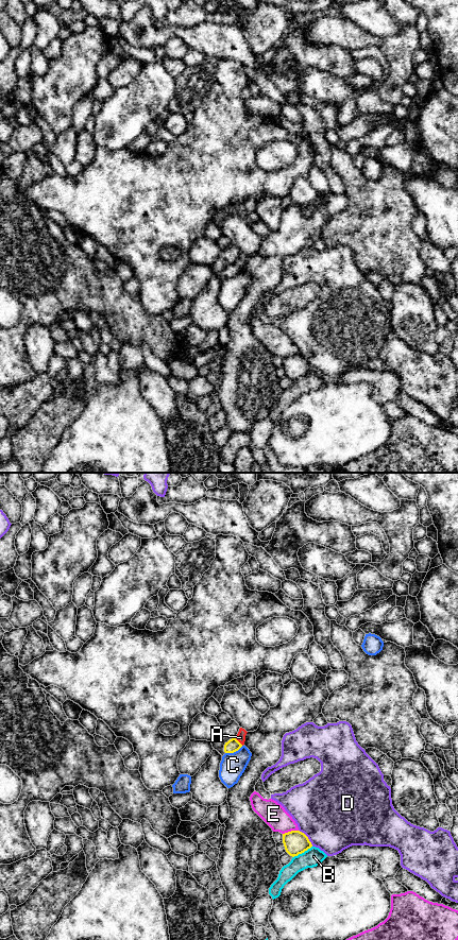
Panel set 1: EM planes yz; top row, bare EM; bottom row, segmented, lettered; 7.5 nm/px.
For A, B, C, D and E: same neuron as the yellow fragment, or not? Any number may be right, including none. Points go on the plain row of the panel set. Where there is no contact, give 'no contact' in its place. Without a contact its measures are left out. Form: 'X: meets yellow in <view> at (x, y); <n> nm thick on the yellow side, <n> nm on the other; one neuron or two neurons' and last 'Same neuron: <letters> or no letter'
A: meets yellow in yz at (238, 266); 100 nm thick on the yellow side, 70 nm on the other; two neurons
B: meets yellow in yz at (302, 376); 180 nm thick on the yellow side, 140 nm on the other; two neurons
C: meets yellow in yz at (234, 275); 100 nm thick on the yellow side, 190 nm on the other; two neurons
D: meets yellow in yz at (307, 361); 180 nm thick on the yellow side, 500 nm on the other; two neurons
E: meets yellow in yz at (291, 355); 180 nm thick on the yellow side, 180 nm on the other; two neurons
Same neuron: no letter

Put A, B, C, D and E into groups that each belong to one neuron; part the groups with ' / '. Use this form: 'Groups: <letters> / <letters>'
Groups: A / B / C / D / E

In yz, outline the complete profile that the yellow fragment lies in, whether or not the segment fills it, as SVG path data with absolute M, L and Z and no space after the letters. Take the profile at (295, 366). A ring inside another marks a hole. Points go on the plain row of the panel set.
M291 355L283 358L283 368L286 376L294 381L312 371L308 361L300 355Z

